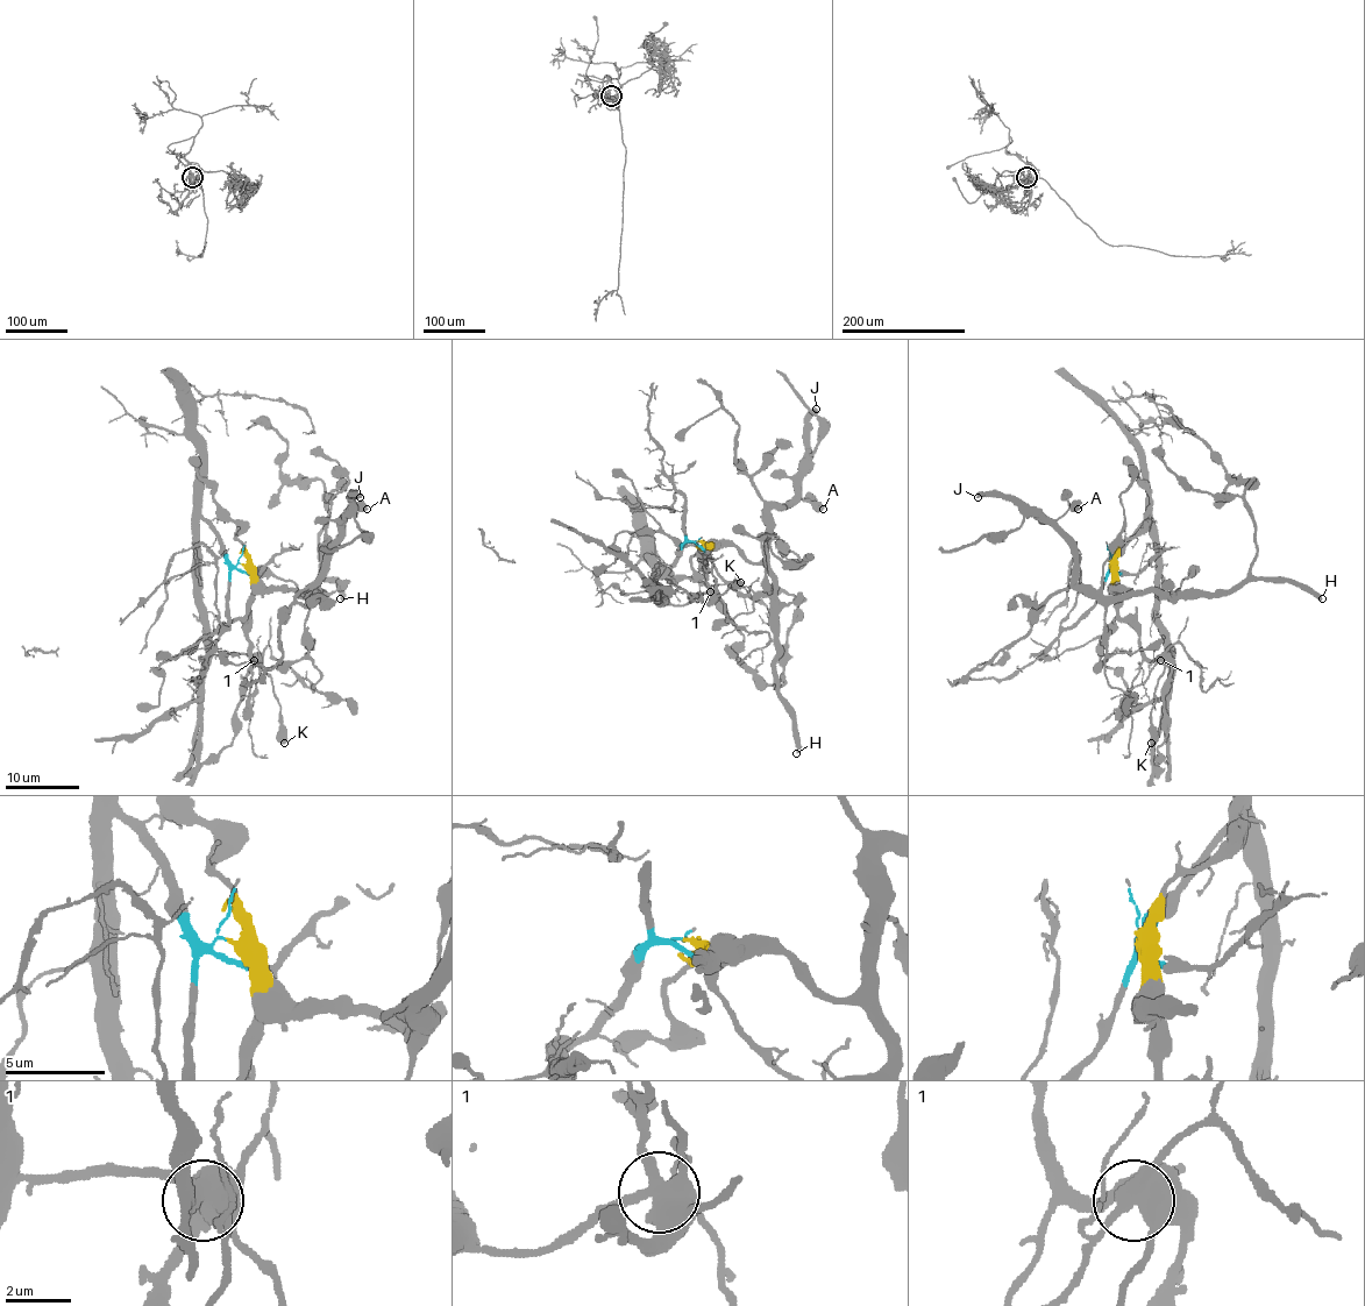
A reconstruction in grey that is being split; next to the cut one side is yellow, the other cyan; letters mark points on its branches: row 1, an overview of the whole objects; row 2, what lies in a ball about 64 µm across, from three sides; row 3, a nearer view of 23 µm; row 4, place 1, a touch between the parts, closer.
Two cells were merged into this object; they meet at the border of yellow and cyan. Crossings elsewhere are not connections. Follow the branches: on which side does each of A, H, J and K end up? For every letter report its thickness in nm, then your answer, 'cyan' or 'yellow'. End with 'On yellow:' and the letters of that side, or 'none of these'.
A: 600 nm | yellow
H: 400 nm | yellow
J: 480 nm | yellow
K: 650 nm | yellow
On yellow: A, H, J, K

